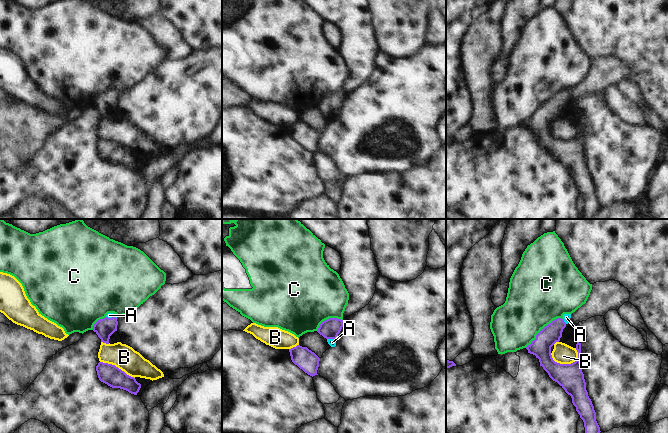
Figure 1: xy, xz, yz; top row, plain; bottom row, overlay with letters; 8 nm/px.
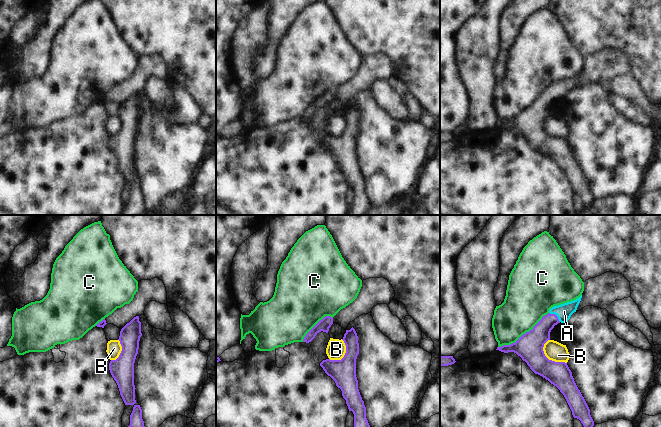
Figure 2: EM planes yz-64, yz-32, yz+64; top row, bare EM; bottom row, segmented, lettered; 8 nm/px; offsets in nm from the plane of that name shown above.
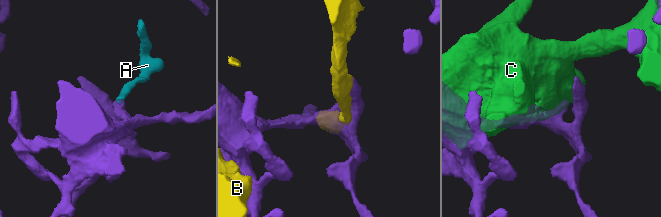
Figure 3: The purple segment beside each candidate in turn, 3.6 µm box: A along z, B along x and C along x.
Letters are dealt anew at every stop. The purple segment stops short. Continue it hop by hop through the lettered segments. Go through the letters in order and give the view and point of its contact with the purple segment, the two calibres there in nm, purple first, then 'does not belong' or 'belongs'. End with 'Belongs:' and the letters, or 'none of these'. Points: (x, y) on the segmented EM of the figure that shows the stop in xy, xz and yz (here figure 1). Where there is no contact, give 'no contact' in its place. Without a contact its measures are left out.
A: xz (331, 338) | 160/60 nm | belongs
B: yz (563, 364) | 200/160 nm | does not belong
C: yz (542, 329) | 160/440 nm | does not belong
Belongs: A

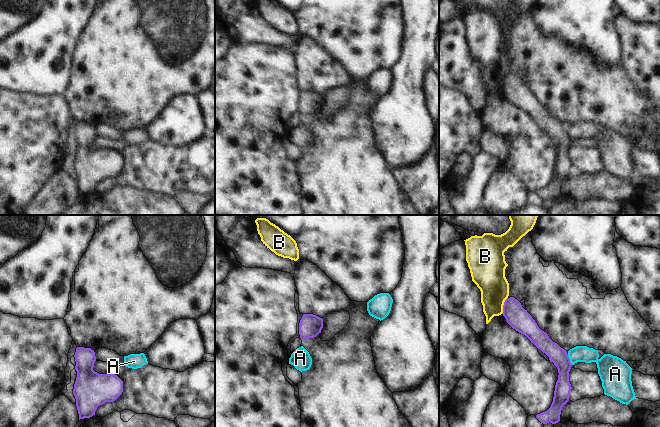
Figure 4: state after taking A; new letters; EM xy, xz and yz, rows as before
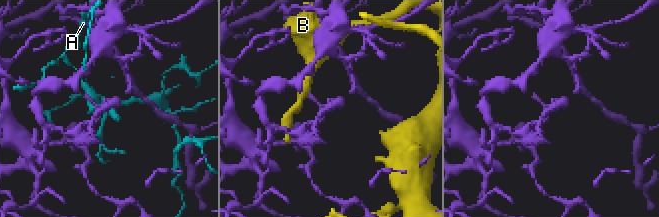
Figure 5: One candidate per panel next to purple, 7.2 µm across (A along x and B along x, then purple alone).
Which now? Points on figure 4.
A: yz (569, 359) | 140/130 nm | does not belong
B: yz (503, 305) | 180/240 nm | does not belong
Belongs: none of these

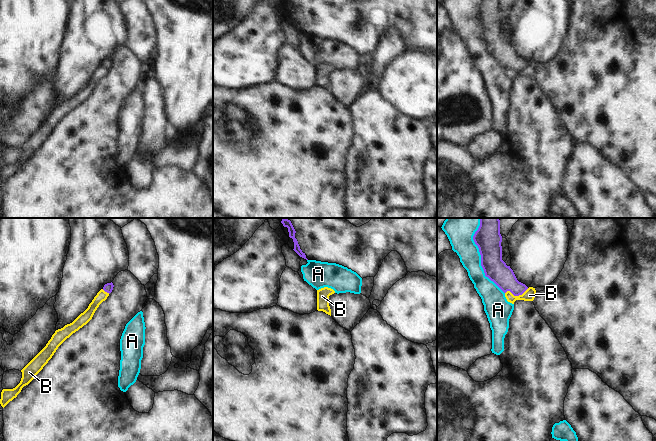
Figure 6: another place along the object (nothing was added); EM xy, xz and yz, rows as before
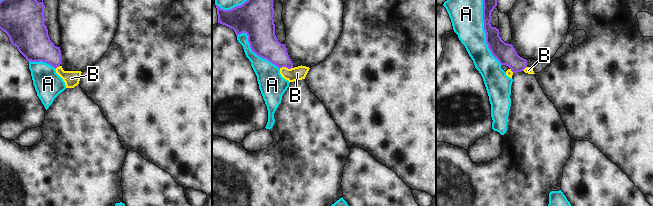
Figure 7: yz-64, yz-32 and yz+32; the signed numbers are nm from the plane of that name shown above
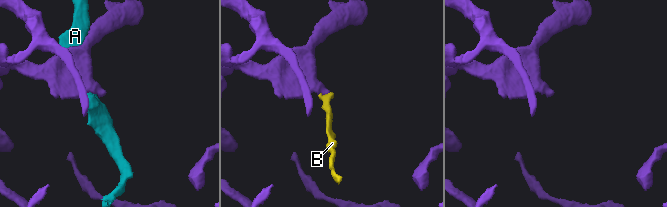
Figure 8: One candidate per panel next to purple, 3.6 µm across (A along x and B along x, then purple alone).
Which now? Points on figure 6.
A: yz (481, 256) | 200/220 nm | does not belong
B: yz (516, 295) | 180/90 nm | does not belong
Belongs: none of these

